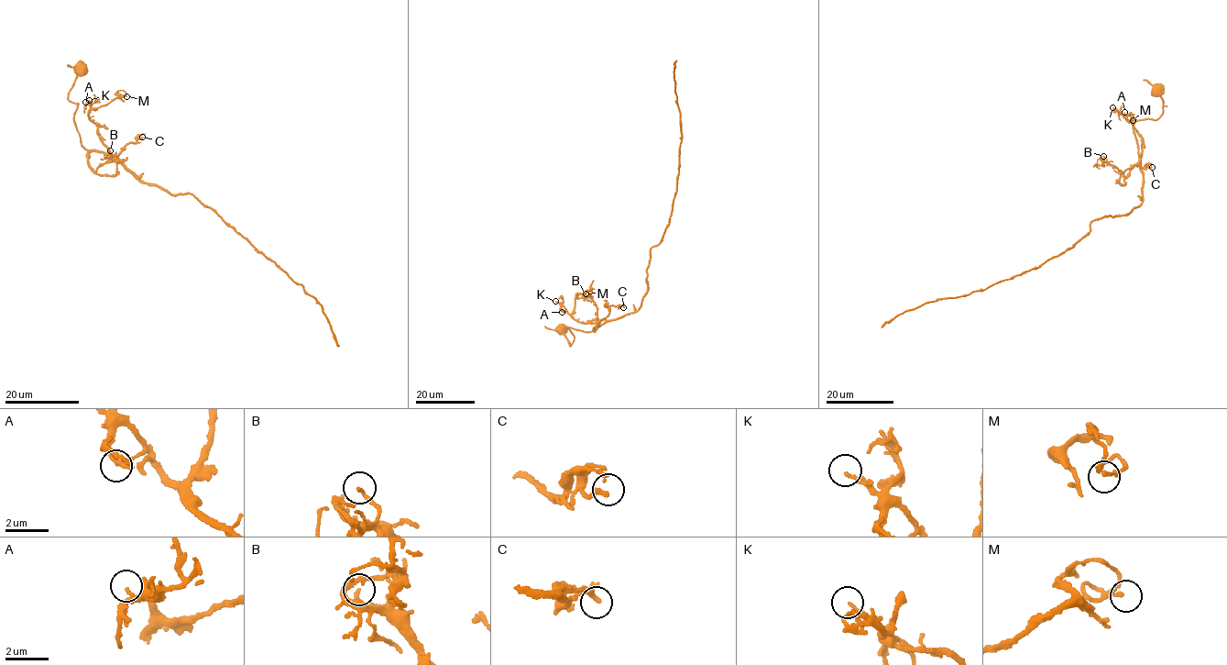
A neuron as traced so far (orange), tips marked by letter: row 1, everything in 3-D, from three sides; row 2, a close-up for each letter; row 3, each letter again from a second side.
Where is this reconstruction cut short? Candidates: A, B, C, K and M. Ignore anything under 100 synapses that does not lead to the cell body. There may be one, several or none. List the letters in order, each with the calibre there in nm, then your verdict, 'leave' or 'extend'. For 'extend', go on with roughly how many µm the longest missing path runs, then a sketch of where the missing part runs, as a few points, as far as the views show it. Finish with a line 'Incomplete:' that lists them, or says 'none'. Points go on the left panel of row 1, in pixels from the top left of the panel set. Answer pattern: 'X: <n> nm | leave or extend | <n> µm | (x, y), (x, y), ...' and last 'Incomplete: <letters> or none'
A: 130 nm | leave
B: 140 nm | leave
C: 240 nm | leave
K: 130 nm | leave
M: 130 nm | leave
Incomplete: none

